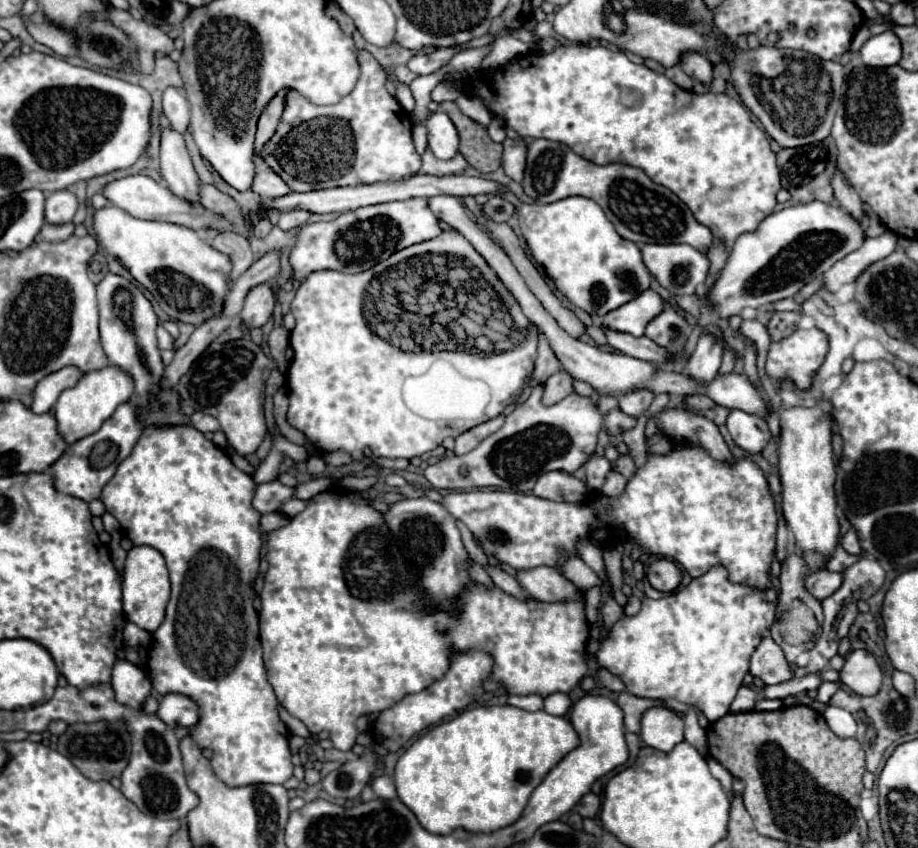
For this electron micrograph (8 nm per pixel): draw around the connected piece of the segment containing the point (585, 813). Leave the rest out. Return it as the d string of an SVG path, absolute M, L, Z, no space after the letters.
M587 793L585 797L581 797L581 801L575 805L575 811L581 815L581 817L595 817L599 813L599 807L601 807L601 801L595 793Z

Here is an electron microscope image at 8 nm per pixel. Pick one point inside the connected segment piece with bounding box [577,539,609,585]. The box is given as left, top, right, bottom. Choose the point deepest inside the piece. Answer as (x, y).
(588, 552)

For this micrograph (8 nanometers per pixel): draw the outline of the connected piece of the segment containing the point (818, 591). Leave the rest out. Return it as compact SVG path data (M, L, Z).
M827 569L809 573L809 577L805 577L805 585L809 585L809 593L813 593L817 601L823 601L825 597L833 595L841 587L841 583L843 583L841 573L833 573Z

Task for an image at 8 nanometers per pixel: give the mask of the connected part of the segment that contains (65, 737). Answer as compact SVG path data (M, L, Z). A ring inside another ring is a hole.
M95 721L95 723L77 723L69 725L63 735L59 735L57 749L61 755L69 757L69 761L91 781L109 781L119 777L129 763L131 757L131 741L129 731L123 721Z

